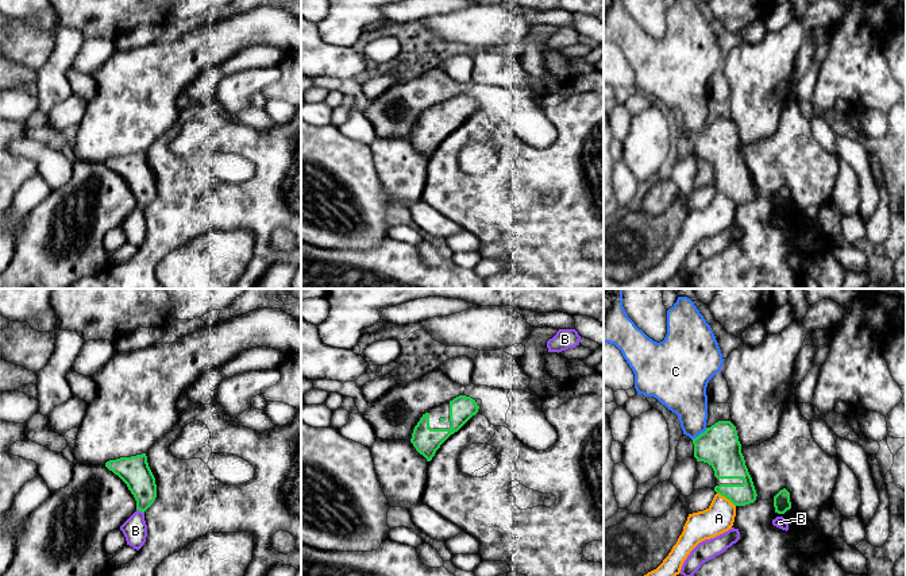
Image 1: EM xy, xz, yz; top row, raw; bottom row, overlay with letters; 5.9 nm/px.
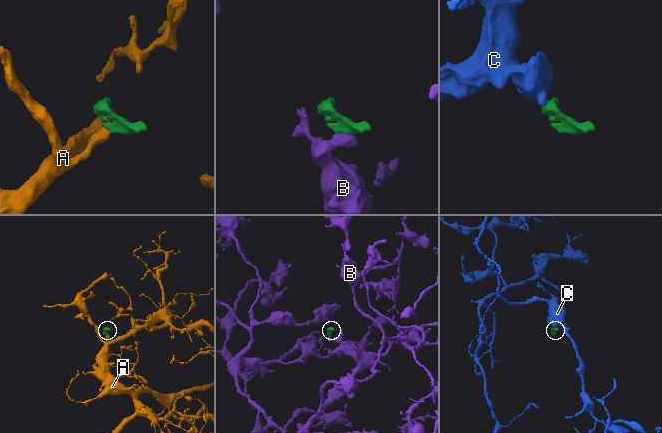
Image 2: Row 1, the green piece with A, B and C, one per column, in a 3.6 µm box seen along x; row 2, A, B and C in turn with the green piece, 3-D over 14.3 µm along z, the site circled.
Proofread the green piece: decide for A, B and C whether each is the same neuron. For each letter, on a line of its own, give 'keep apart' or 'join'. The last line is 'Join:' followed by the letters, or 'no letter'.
A: keep apart
B: keep apart
C: keep apart
Join: no letter

